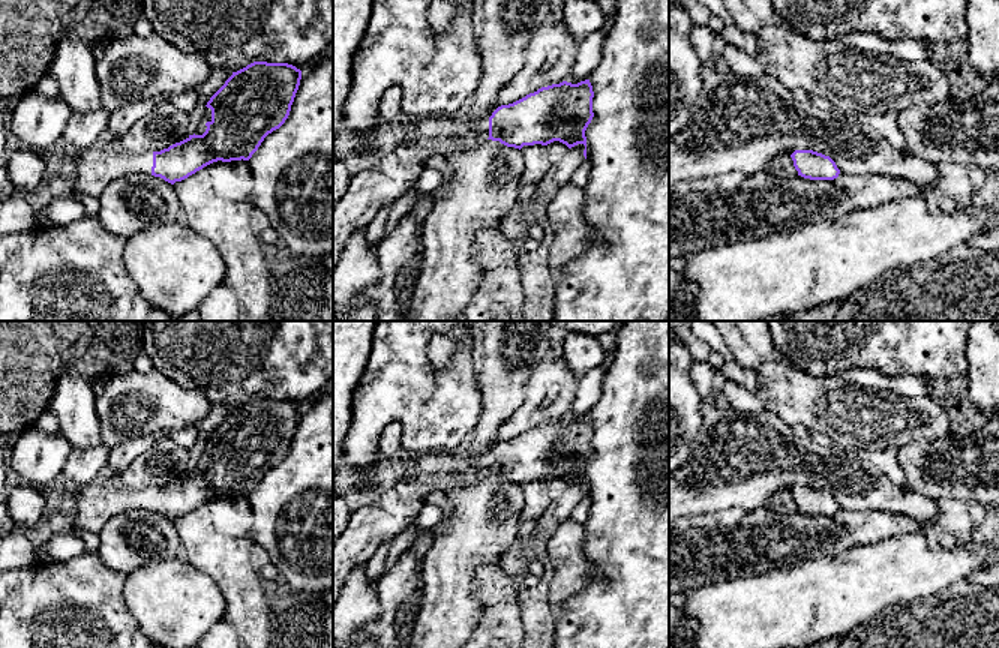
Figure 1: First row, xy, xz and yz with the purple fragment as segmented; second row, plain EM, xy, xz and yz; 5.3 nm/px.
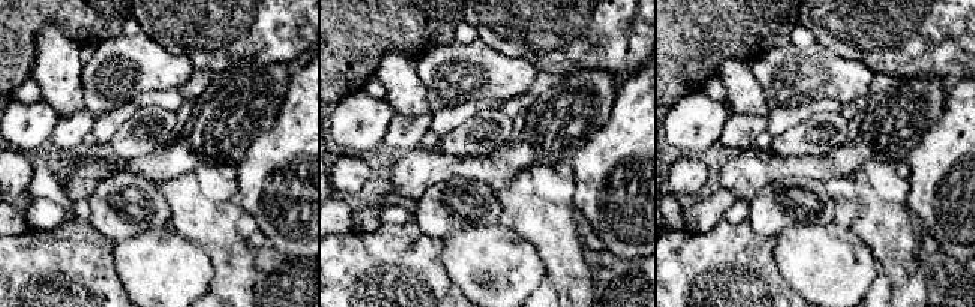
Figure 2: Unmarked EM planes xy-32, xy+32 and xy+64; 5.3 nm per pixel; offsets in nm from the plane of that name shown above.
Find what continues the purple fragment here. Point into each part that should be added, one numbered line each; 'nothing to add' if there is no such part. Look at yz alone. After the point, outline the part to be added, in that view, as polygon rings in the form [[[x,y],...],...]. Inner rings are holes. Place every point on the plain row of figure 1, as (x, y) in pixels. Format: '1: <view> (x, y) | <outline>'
nothing to add

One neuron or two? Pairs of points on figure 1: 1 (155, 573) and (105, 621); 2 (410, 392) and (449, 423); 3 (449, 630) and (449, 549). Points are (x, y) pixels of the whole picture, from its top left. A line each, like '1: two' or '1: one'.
1: two
2: one
3: one

